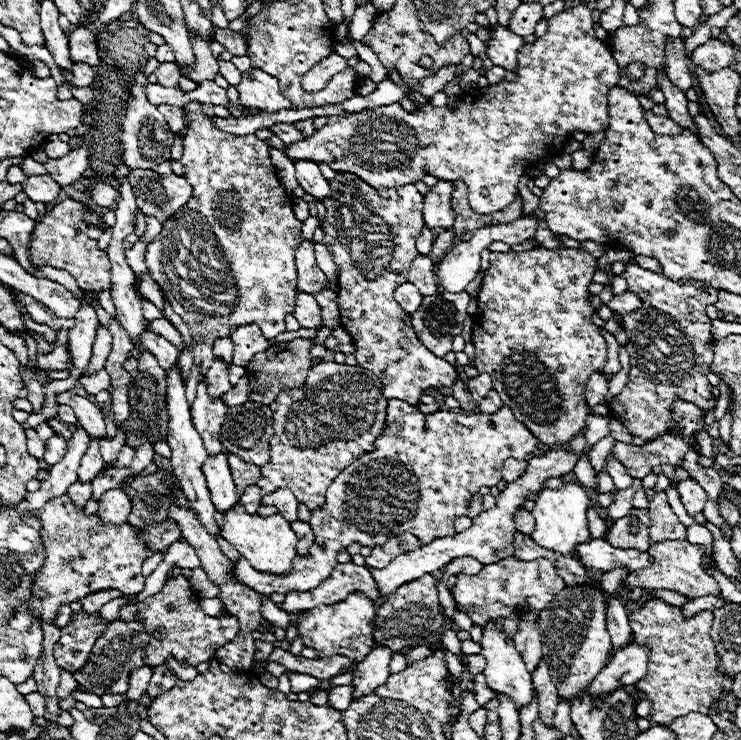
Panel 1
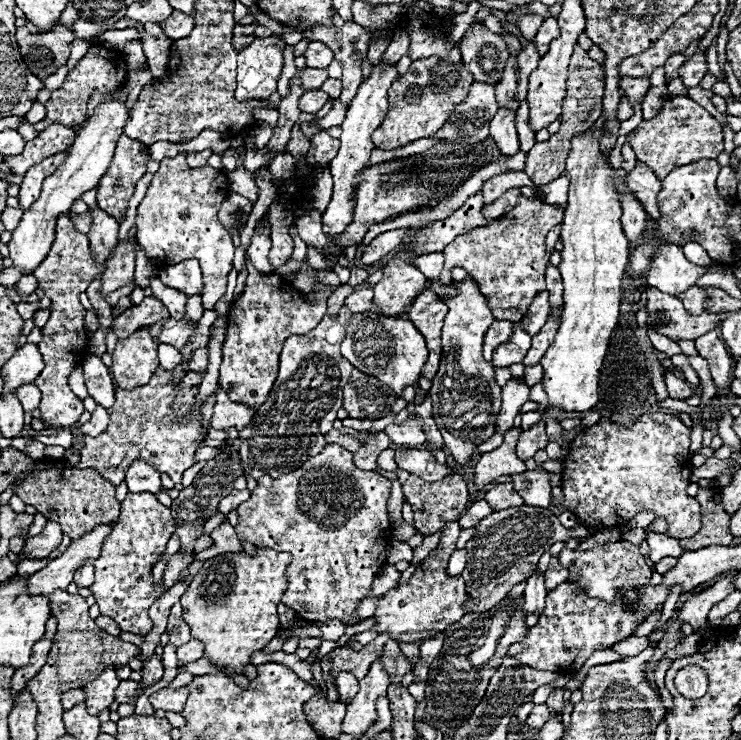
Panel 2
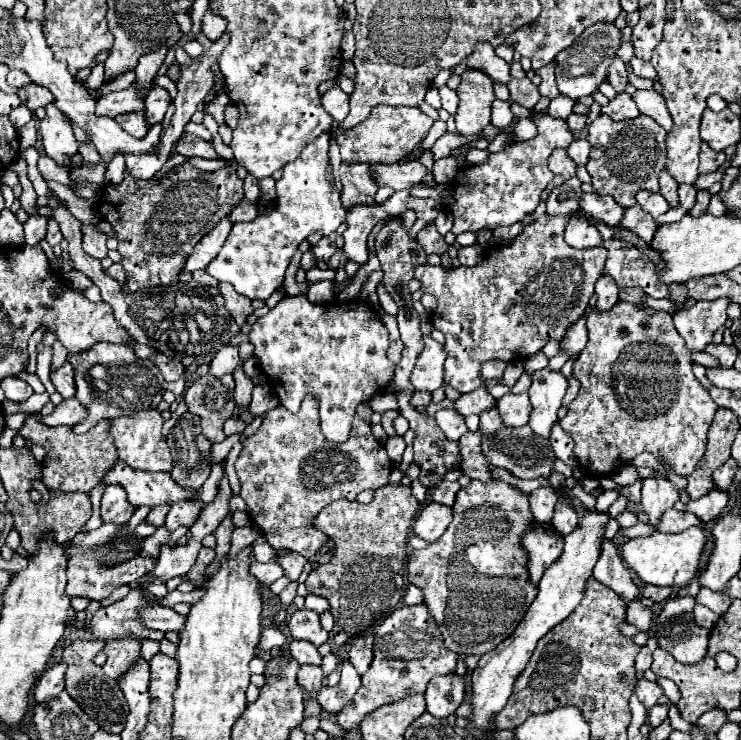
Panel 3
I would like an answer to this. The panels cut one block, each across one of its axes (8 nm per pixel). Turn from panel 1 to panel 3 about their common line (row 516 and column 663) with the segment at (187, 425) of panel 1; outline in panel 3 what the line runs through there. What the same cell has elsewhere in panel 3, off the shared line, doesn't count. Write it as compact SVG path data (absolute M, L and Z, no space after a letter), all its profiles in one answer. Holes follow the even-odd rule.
M648 190L638 192L638 194L636 194L636 200L638 200L638 204L640 204L648 214L652 214L654 218L658 218L658 216L664 214L664 212L668 212L668 202L666 202L658 192L648 192Z

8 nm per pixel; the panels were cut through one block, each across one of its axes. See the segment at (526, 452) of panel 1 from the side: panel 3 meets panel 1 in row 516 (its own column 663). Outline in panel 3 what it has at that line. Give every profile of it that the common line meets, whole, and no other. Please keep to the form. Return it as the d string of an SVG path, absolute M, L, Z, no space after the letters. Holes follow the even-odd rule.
M618 302L610 312L604 312L604 316L600 316L600 312L596 312L596 310L592 310L588 314L588 334L590 334L590 340L588 340L586 348L580 352L580 356L576 358L576 364L574 364L574 378L578 378L582 386L580 386L580 392L578 392L576 400L568 406L568 414L560 420L562 430L574 440L574 454L576 454L576 460L582 466L582 470L586 474L592 474L592 476L598 476L596 472L608 476L608 474L618 472L624 464L630 464L630 460L634 456L638 456L642 452L650 452L656 458L664 458L672 466L672 470L676 470L678 474L682 474L682 476L692 474L694 468L696 468L696 464L700 462L704 450L706 450L706 432L708 432L708 428L712 424L712 418L714 418L718 406L712 402L708 390L696 380L696 376L692 372L690 350L686 348L684 338L674 328L672 314L670 312L656 312L656 310L642 308L642 306L628 304L628 302Z

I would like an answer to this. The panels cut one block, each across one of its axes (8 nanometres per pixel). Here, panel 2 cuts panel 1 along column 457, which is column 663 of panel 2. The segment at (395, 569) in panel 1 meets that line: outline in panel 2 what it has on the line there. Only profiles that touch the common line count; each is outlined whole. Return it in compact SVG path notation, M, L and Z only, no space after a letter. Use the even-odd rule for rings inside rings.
M650 532L648 534L648 544L650 544L650 560L652 562L660 562L662 558L666 556L672 556L672 558L680 558L684 554L684 550L680 548L678 540L676 538L670 538L666 534L656 534L656 532Z

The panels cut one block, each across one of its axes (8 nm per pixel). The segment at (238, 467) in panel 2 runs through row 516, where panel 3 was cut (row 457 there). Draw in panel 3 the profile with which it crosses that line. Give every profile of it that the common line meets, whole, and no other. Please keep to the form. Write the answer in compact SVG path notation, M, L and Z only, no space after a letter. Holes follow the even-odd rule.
M186 412L166 436L168 448L174 458L172 478L178 486L198 490L210 474L208 452L212 444L204 440L200 430L200 418Z

